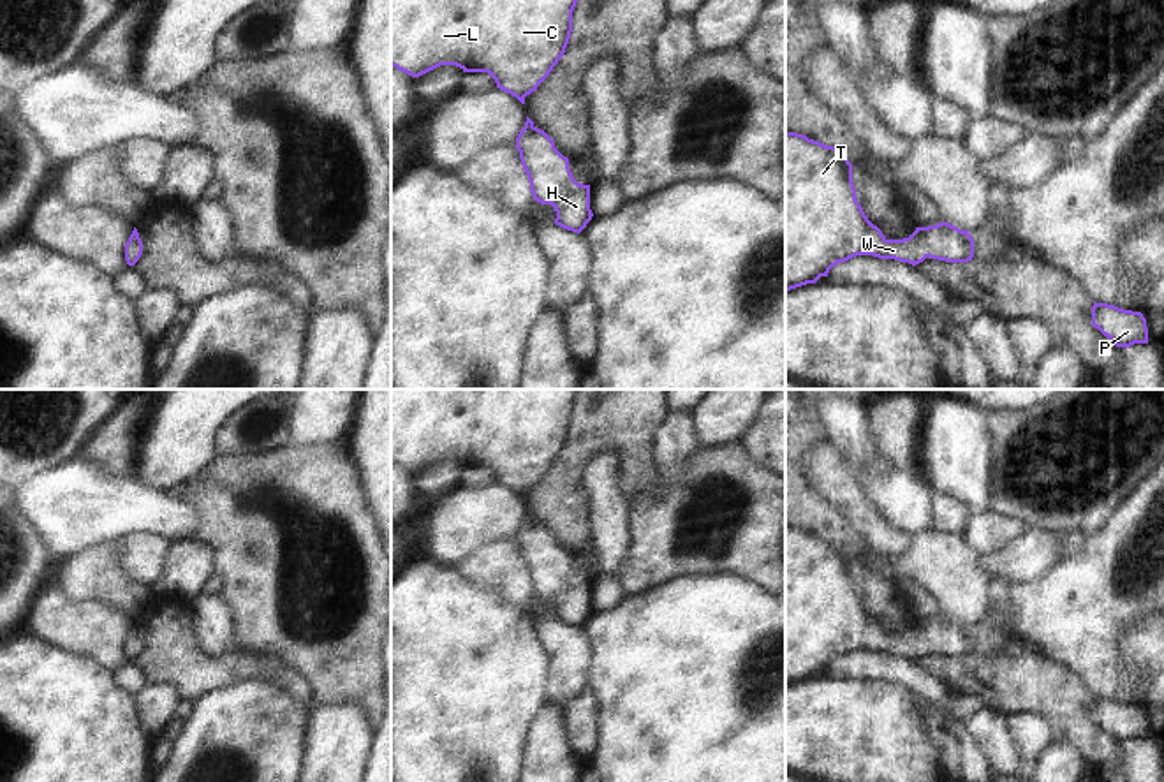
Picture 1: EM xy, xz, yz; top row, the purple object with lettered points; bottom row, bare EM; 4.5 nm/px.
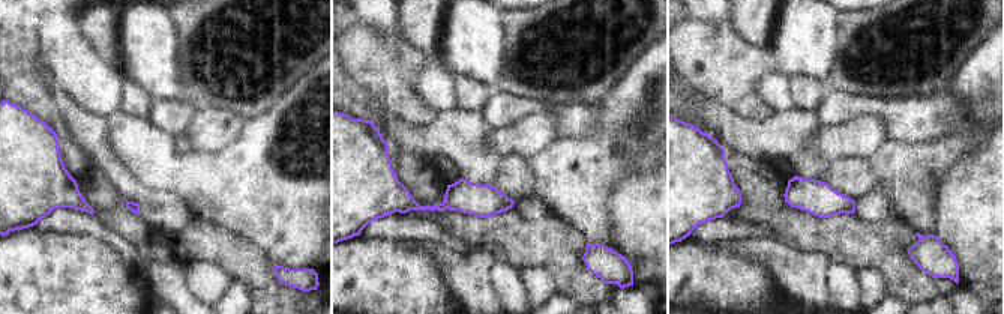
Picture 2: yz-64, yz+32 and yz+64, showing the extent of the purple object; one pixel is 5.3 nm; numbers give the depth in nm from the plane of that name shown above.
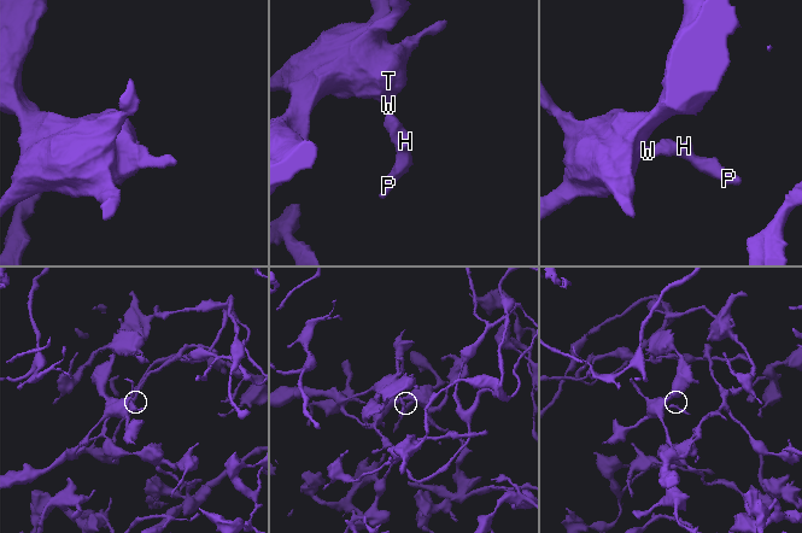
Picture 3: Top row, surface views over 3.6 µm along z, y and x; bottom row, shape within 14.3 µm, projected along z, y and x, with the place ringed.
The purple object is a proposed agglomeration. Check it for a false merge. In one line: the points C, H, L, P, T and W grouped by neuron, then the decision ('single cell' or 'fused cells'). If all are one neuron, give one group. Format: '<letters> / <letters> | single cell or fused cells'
C H L P T W | single cell

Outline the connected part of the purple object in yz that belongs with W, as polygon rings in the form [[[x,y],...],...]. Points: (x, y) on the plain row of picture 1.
[[[785,528],[785,687],[828,671],[838,657],[856,650],[895,653],[912,660],[926,652],[946,657],[969,657],[974,652],[974,634],[947,616],[916,622],[903,634],[888,634],[865,609],[856,594],[852,558],[835,541],[826,541],[803,528]]]

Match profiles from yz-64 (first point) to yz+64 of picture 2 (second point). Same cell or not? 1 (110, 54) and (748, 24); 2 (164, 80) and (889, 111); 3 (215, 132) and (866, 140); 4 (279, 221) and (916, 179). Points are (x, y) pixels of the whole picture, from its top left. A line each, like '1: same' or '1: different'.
1: same
2: different
3: same
4: same

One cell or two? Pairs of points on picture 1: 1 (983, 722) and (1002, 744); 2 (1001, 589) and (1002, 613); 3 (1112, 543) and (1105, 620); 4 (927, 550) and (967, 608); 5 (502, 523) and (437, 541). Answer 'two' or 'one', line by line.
1: one
2: one
3: one
4: one
5: one

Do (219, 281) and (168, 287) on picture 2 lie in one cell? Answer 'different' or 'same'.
different

